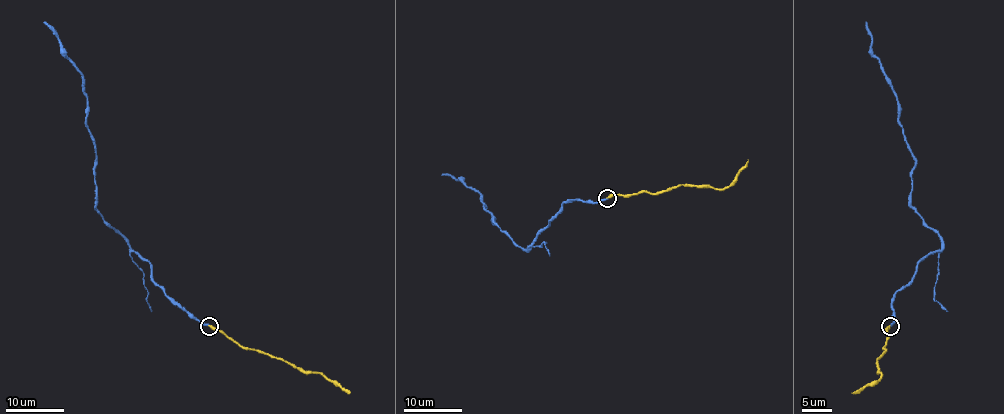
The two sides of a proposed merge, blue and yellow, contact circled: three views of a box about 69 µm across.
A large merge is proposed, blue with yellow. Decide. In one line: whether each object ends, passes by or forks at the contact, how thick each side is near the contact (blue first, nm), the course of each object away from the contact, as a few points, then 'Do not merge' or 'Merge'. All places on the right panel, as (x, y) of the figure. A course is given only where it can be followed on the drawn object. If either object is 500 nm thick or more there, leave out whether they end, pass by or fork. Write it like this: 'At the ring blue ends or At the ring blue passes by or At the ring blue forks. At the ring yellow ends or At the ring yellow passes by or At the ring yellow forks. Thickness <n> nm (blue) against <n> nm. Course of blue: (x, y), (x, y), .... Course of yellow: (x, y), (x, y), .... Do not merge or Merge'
At the ring blue ends. At the ring yellow ends. Thickness 240 nm (blue) against 400 nm. Course of blue: (891, 326), (892, 297), (941, 247), (941, 238), (911, 204), (913, 153), (867, 22). Course of yellow: (889, 326), (885, 351), (877, 362), (880, 378), (851, 392). Merge

